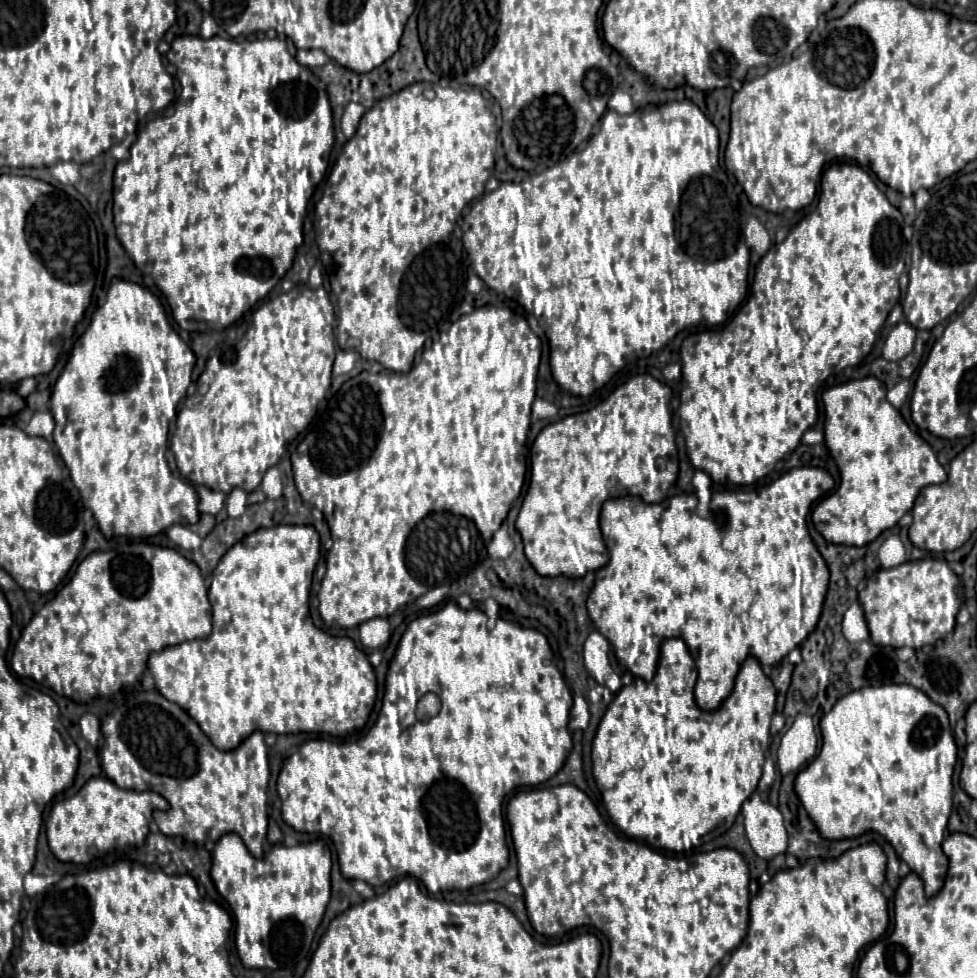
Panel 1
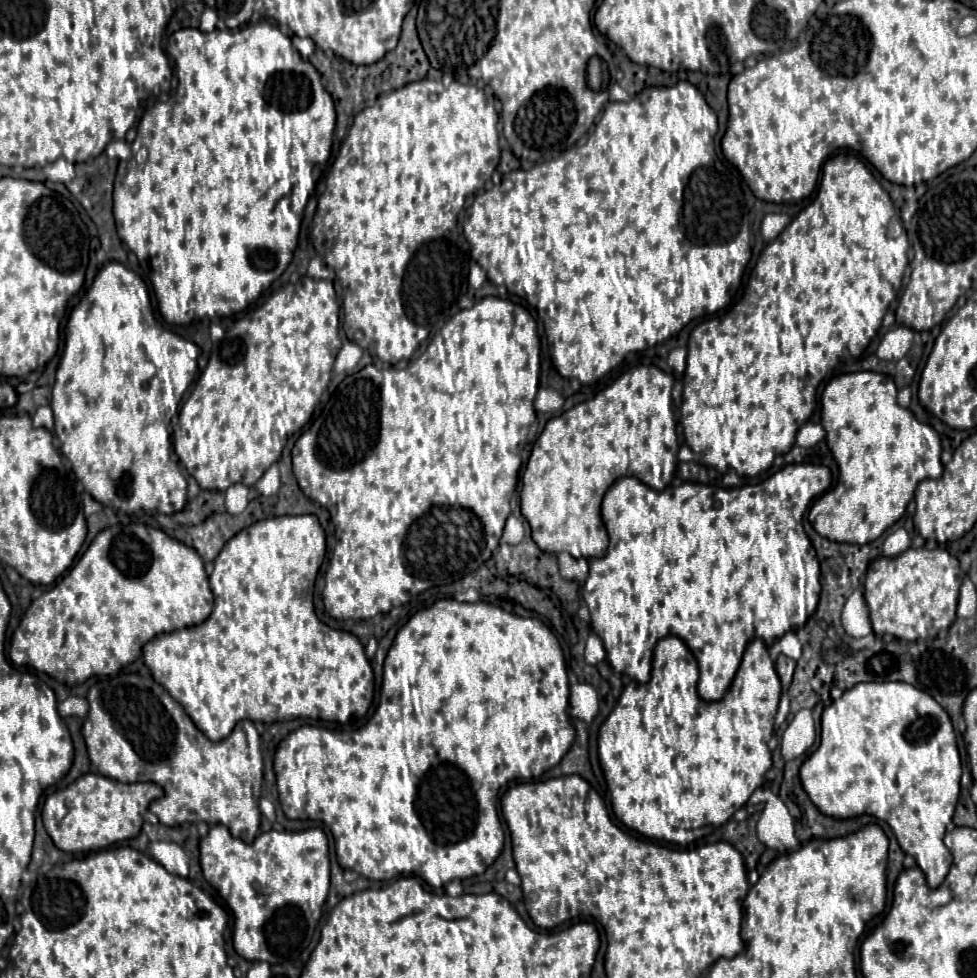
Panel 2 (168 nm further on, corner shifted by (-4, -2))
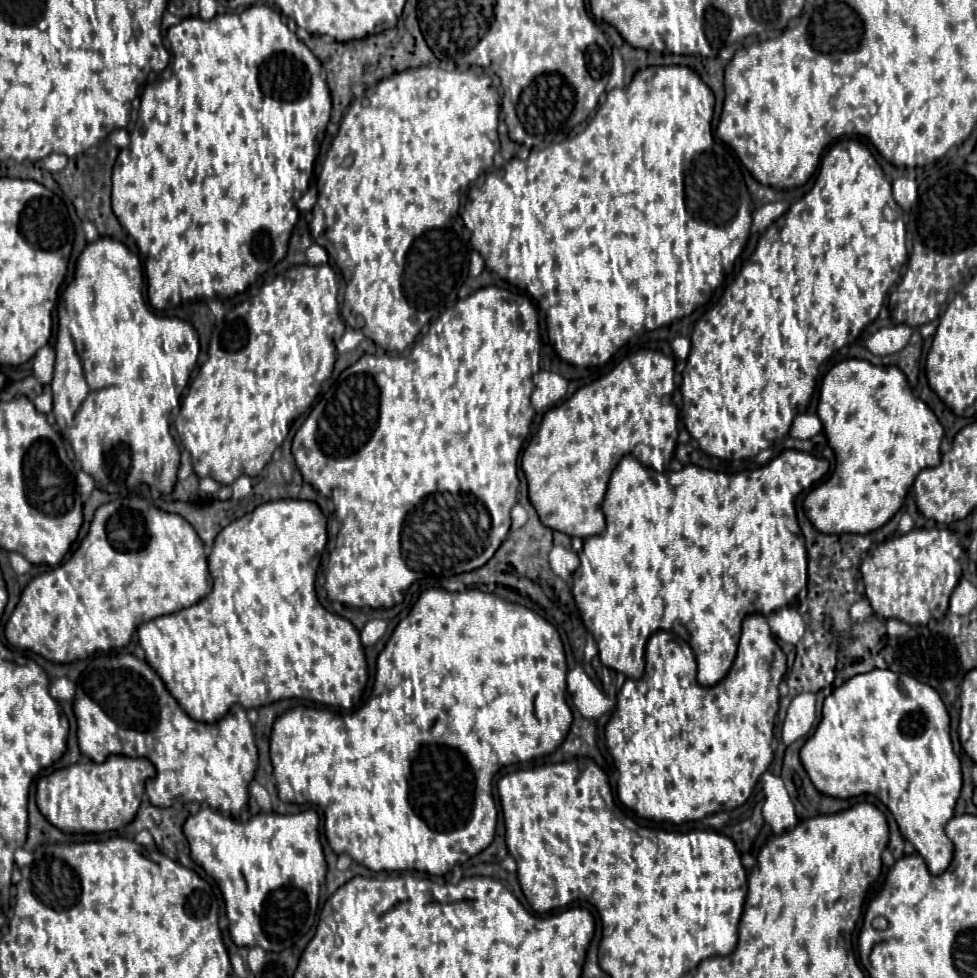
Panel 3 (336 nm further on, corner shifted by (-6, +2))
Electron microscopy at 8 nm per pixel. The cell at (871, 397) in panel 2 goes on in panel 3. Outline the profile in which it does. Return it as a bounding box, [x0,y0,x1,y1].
[803,358,943,534]

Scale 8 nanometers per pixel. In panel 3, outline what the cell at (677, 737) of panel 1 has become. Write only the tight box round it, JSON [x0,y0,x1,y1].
[605,612,787,824]

